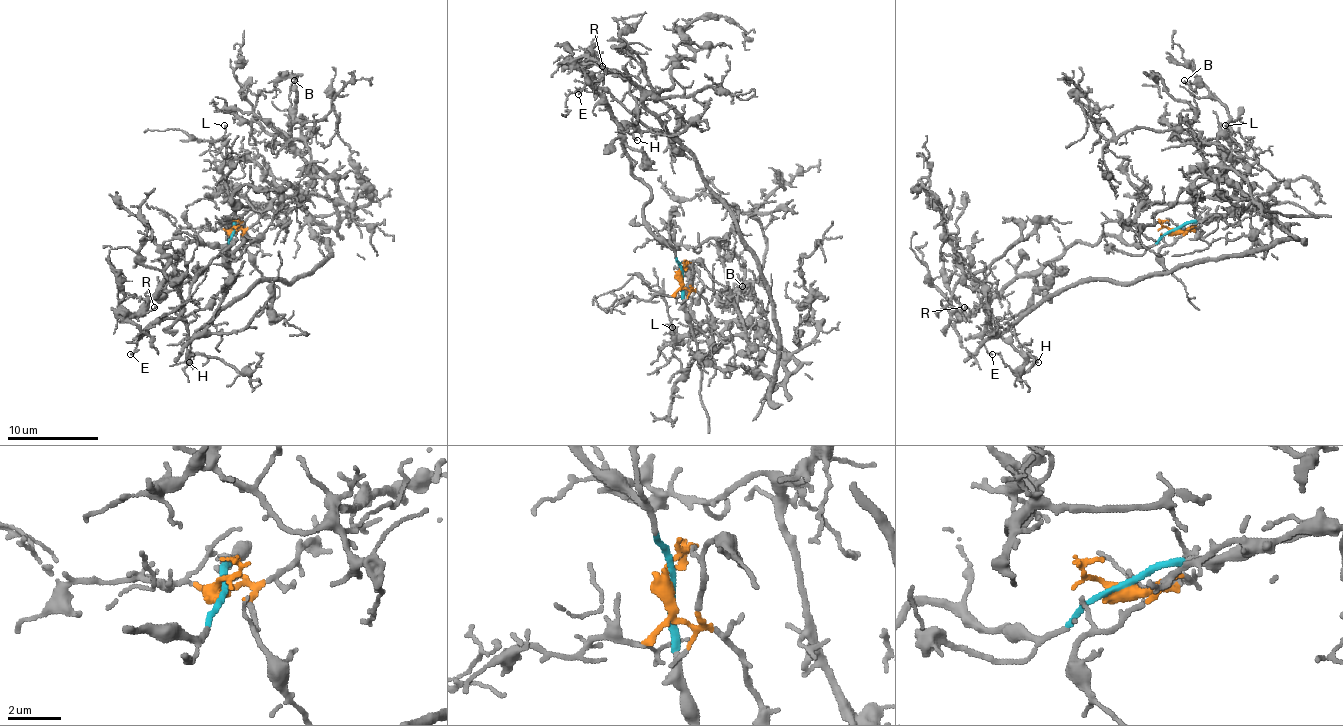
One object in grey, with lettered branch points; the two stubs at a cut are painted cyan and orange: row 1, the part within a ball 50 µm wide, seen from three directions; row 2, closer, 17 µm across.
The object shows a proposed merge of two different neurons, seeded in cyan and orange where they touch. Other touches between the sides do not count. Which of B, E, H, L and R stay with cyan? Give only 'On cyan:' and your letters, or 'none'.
On cyan: E, R

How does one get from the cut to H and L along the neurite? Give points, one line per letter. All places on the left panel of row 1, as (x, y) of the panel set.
H: (233, 229), (285, 204), (322, 224), (329, 254), (295, 281), (260, 279), (221, 307), (189, 339), (189, 361)
L: (233, 229), (249, 229), (267, 204), (306, 213), (299, 197), (274, 187), (251, 160), (226, 153), (224, 126)

